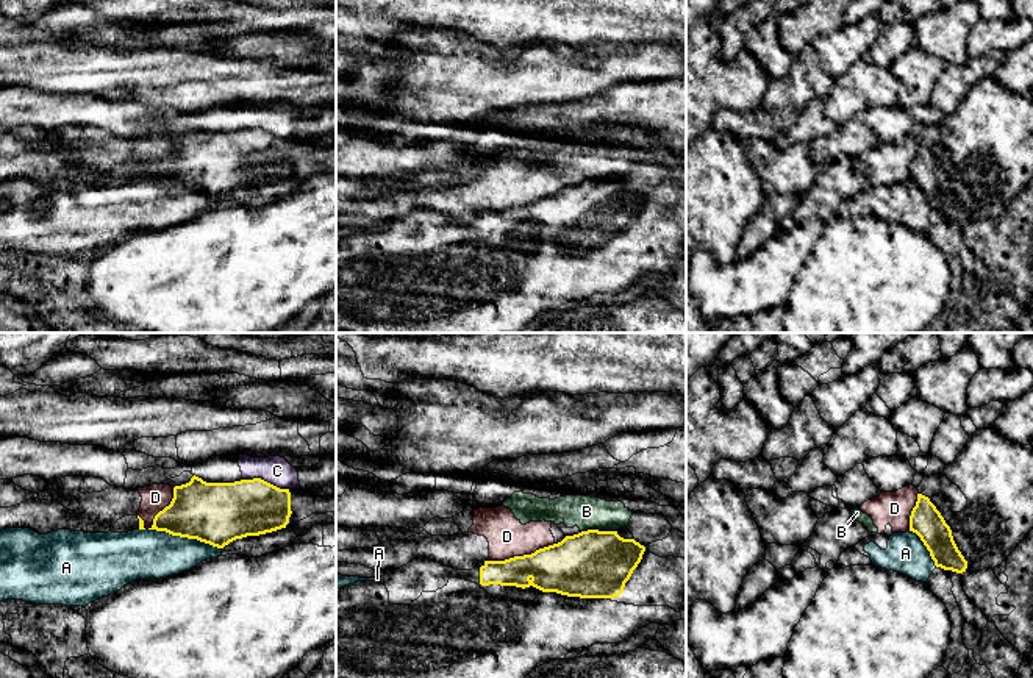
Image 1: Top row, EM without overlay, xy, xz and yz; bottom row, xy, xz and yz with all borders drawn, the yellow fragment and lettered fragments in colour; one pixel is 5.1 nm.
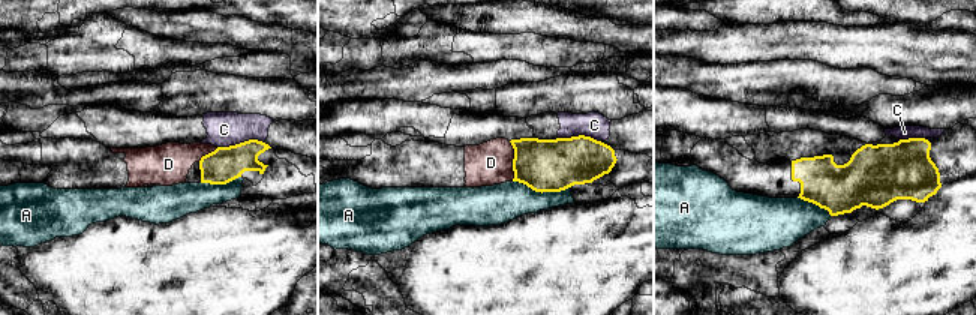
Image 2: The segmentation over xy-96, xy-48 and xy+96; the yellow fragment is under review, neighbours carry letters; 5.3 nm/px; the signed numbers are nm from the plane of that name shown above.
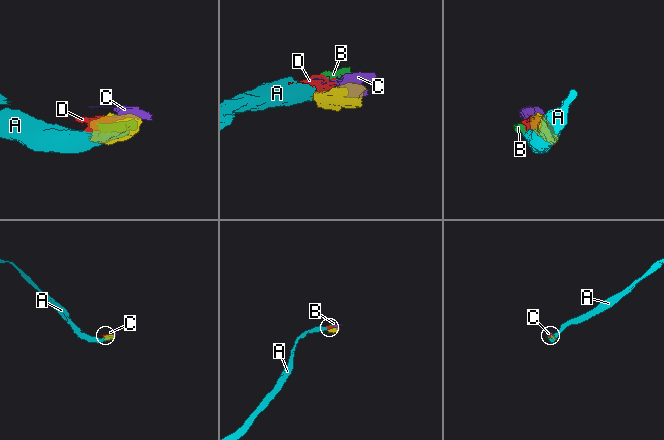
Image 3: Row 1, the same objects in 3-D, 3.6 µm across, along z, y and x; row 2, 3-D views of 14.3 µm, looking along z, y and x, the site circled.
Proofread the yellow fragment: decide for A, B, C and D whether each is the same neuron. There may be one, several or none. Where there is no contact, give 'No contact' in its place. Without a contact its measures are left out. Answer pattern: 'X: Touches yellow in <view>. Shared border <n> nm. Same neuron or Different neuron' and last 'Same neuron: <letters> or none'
A: Touches yellow in xy. Shared border 400 nm. Different neuron
B: Touches yellow in xz. Shared border 180 nm. Different neuron
C: Touches yellow in xy. Shared border 240 nm. Different neuron
D: Touches yellow in xz. Shared border 360 nm. Different neuron
Same neuron: none

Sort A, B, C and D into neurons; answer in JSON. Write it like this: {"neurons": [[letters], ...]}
{"neurons": [["A"], ["B", "D"], ["C"]]}

